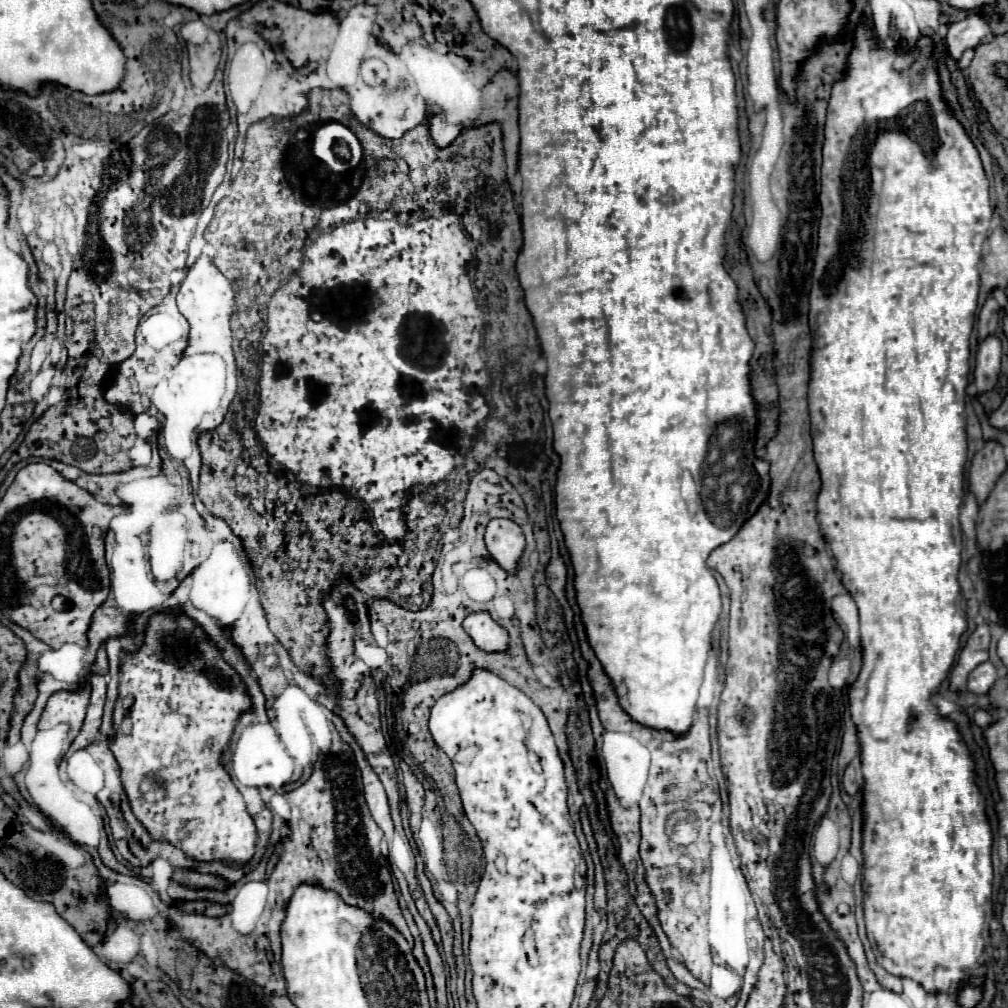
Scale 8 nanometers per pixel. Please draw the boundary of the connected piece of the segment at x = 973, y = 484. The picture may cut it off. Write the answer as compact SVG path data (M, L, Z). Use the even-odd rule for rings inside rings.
M987 442L983 450L979 450L969 468L969 492L983 504L993 490L995 482L1007 470L1003 446L997 442Z

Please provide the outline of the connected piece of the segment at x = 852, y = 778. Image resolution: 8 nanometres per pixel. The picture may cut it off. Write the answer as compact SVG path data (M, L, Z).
M855 758L855 760L845 768L845 774L843 774L843 786L845 786L845 790L847 790L851 796L863 786L859 766L861 766L861 764L859 764L859 758Z

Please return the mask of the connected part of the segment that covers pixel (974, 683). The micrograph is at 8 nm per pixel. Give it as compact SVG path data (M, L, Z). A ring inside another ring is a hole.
M985 662L981 666L977 666L969 678L967 678L967 692L971 694L987 694L989 688L993 686L993 682L997 680L997 670L991 662Z

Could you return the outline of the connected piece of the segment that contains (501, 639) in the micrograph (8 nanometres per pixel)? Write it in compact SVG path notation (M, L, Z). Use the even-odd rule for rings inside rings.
M473 612L463 622L465 632L485 652L501 652L509 648L509 636L487 612Z

